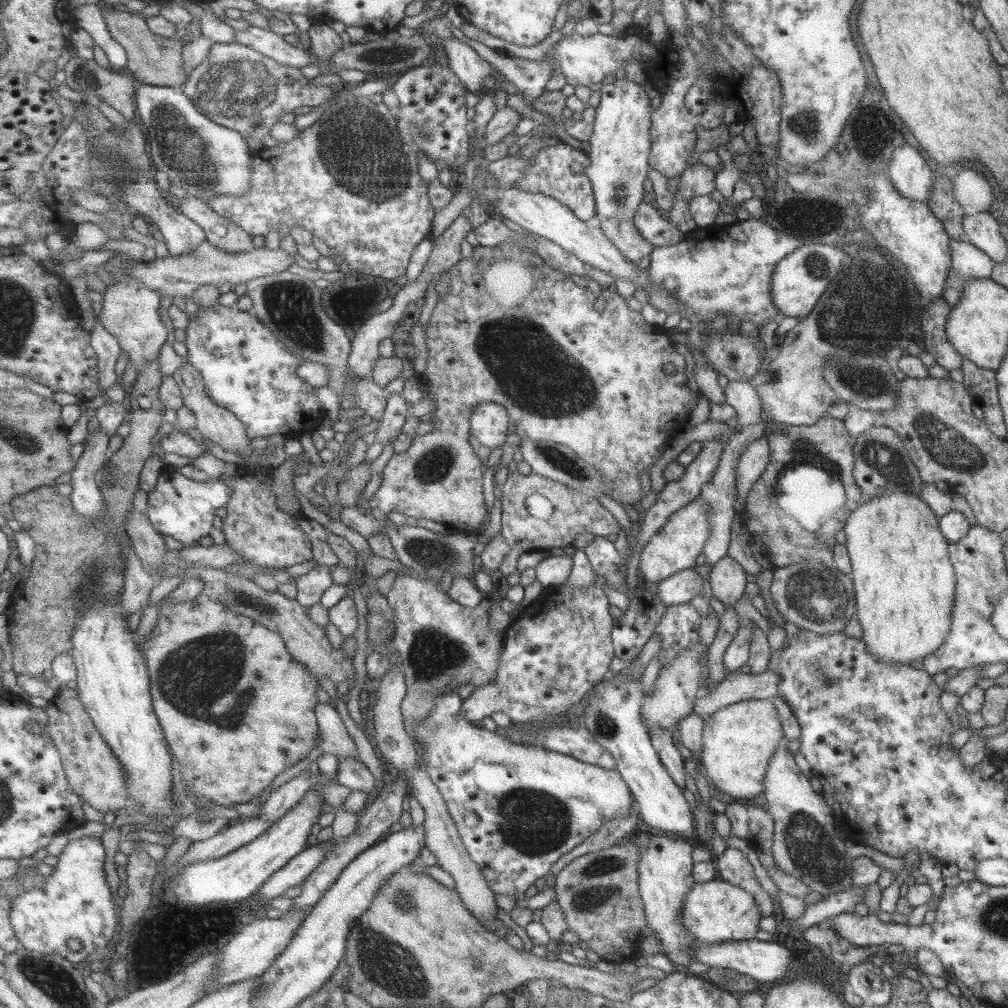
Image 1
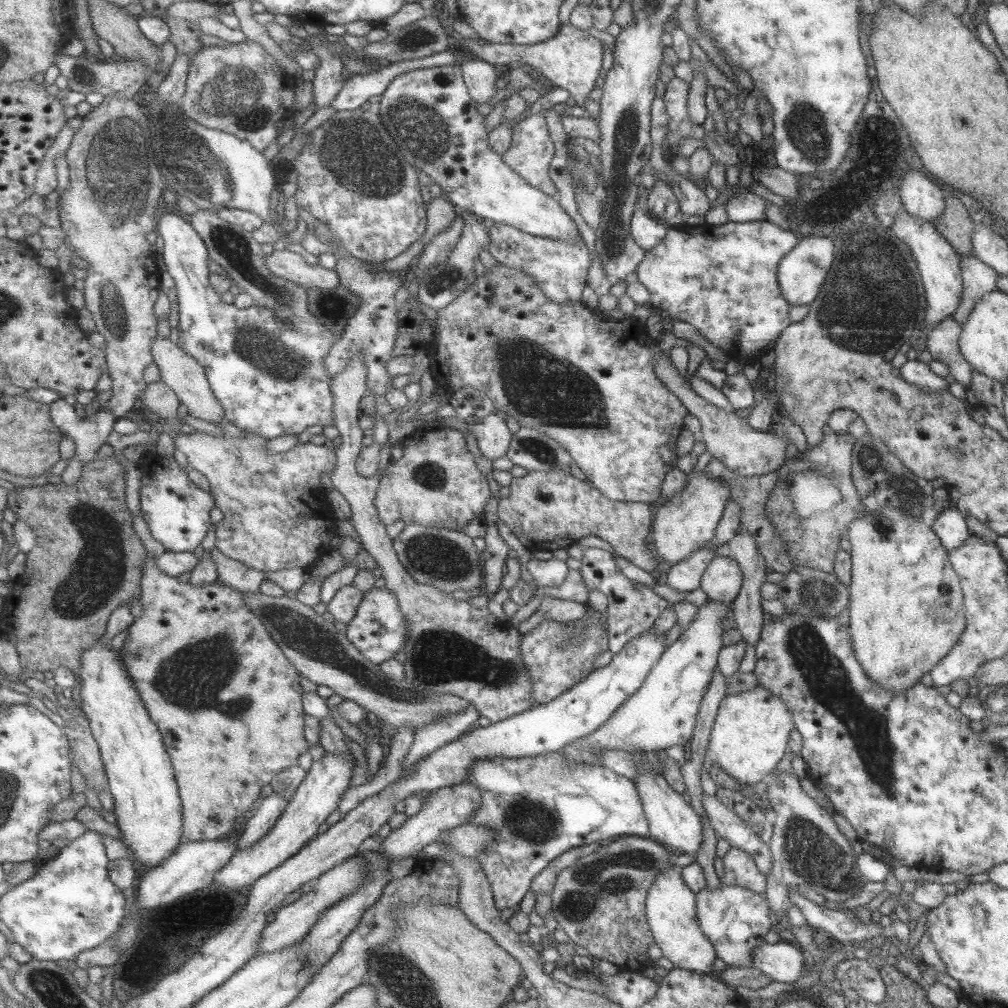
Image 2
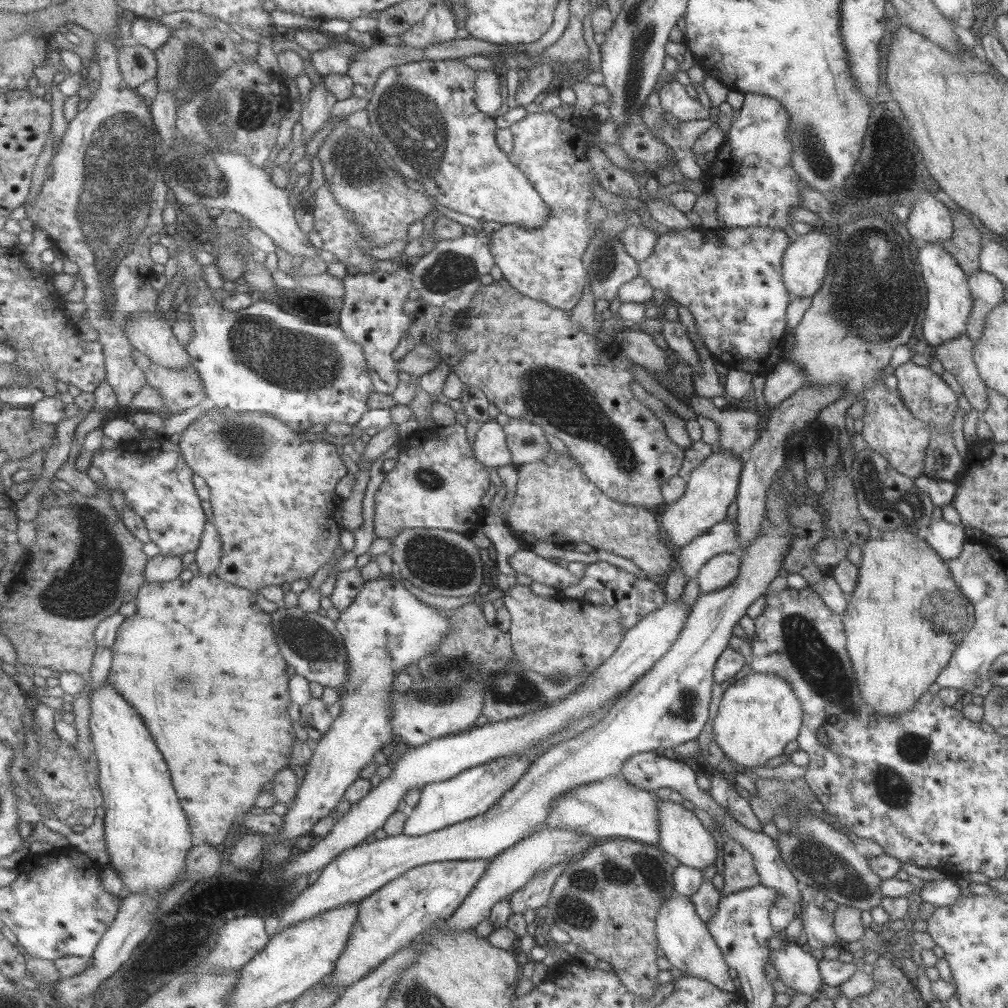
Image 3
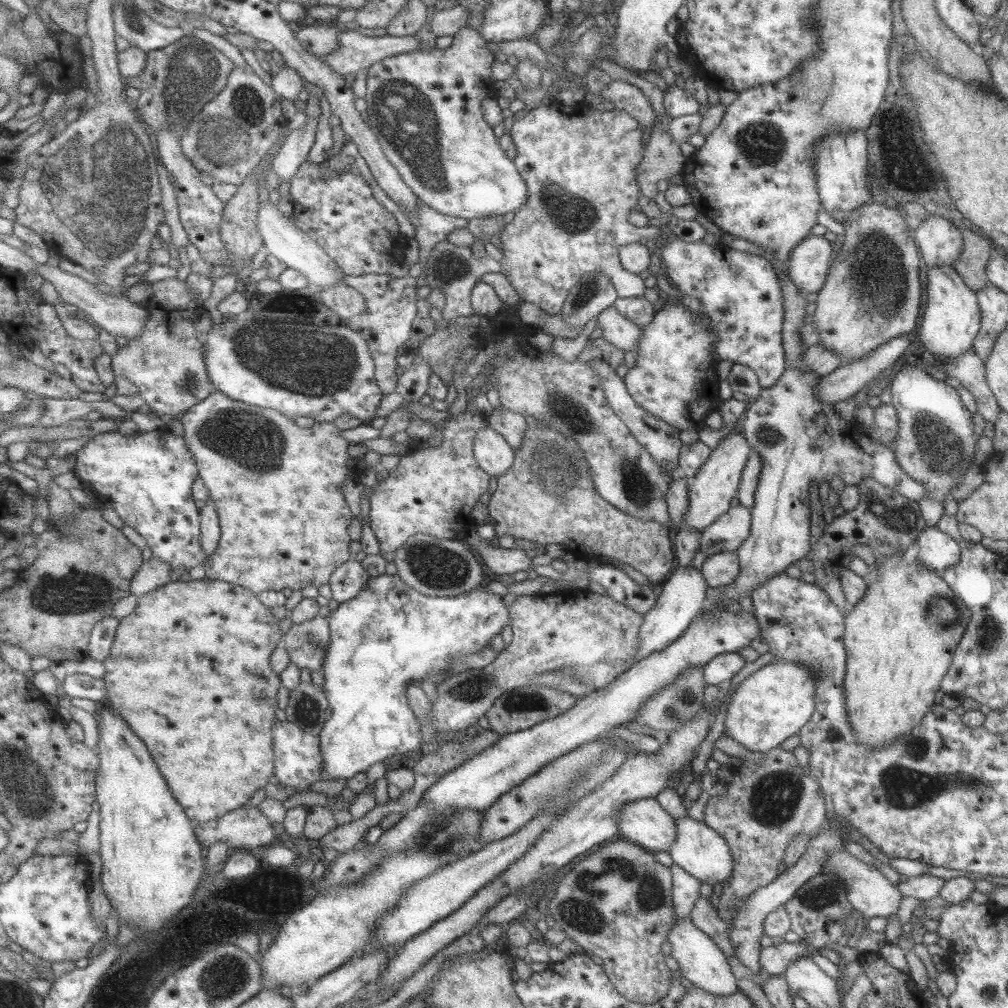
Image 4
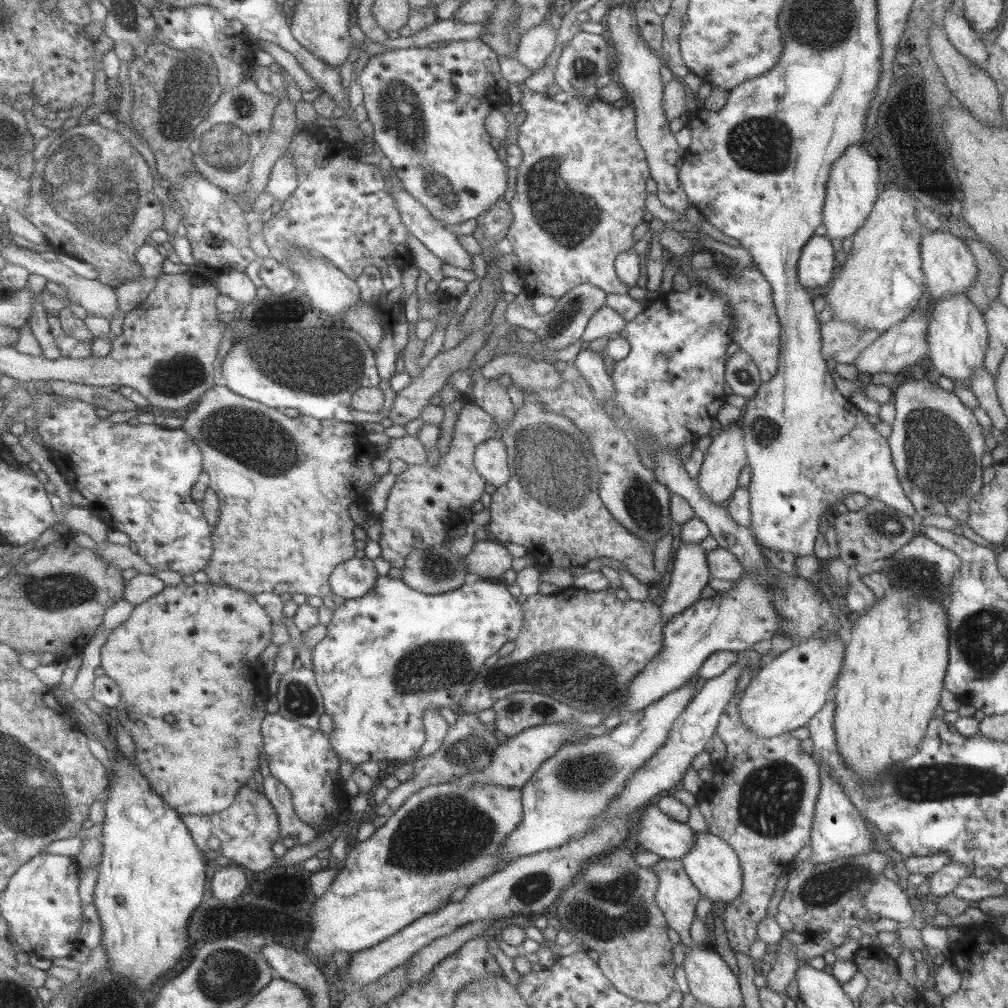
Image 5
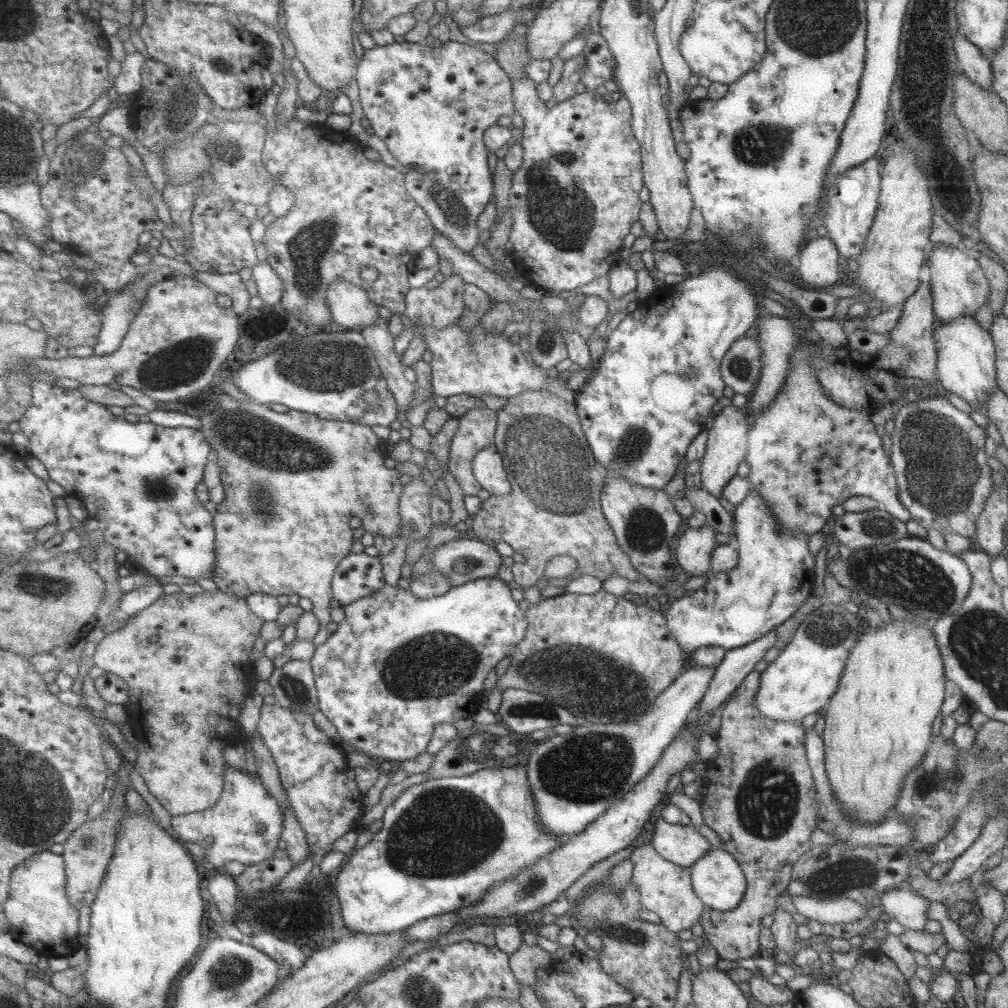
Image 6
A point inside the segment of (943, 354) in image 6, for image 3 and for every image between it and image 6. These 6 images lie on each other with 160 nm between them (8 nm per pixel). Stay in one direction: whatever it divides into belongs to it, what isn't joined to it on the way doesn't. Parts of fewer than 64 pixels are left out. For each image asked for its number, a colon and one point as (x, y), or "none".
3: (949, 302)
4: (950, 322)
5: (956, 336)

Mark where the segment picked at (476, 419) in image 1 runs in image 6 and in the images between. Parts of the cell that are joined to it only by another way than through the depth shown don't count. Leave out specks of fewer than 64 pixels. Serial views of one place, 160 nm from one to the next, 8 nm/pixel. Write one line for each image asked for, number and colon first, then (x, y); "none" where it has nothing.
2: (492, 435)
3: (491, 449)
4: (495, 455)
5: (492, 459)
6: (489, 468)

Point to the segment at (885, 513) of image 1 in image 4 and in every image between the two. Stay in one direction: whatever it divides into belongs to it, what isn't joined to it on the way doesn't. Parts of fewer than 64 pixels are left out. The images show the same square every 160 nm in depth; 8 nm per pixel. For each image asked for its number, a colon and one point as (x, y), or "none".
2: (905, 607)
3: (905, 616)
4: (899, 638)

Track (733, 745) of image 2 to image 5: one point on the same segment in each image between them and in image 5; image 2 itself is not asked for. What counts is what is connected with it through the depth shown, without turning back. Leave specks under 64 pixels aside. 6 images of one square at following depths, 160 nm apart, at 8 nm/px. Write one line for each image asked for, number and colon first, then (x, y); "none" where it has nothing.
3: (758, 715)
4: (772, 704)
5: (789, 689)

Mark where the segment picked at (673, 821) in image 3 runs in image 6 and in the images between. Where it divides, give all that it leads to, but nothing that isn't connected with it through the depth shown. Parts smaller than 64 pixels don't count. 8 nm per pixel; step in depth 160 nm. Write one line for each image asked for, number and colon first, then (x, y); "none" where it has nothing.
4: (701, 852)
5: (713, 867)
6: (717, 880)

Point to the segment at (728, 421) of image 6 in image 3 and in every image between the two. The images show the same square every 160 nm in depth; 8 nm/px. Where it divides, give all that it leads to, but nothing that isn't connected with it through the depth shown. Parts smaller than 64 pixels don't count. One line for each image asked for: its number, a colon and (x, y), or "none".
3: (711, 487)
4: (710, 491)
5: (718, 477)

